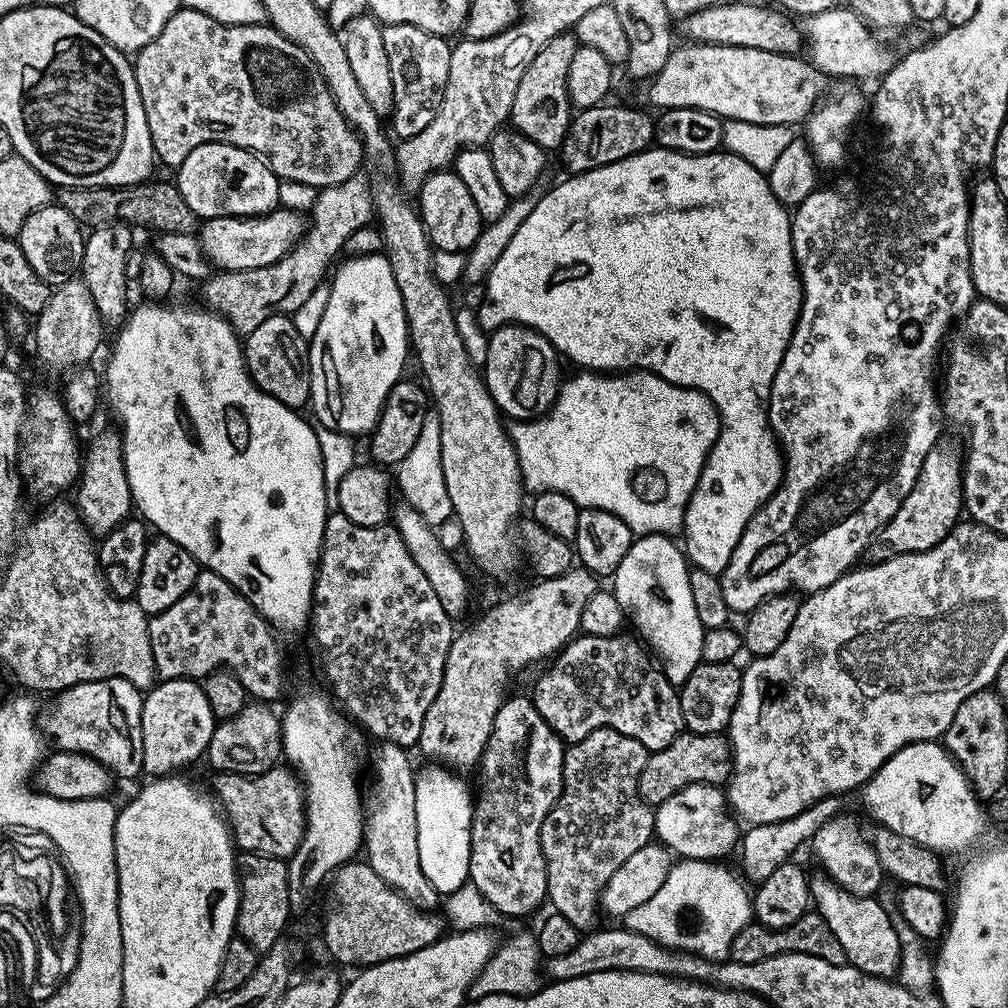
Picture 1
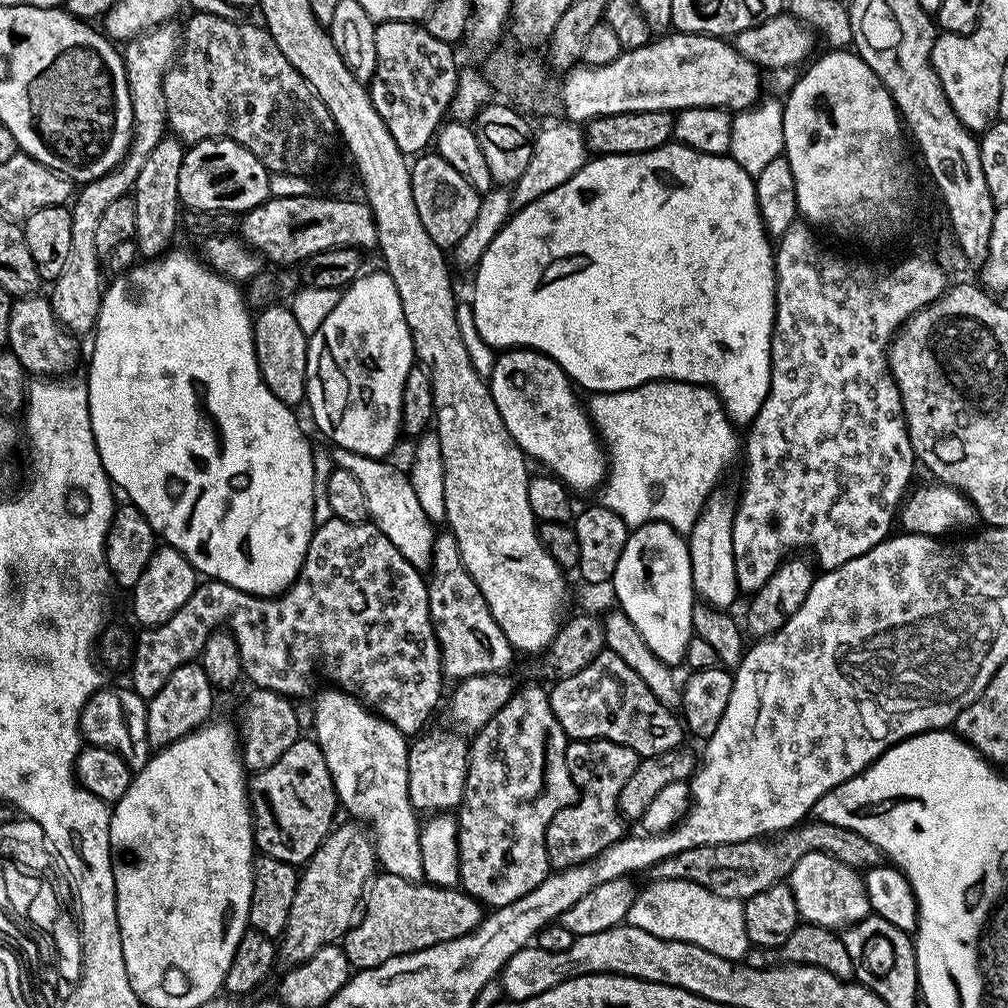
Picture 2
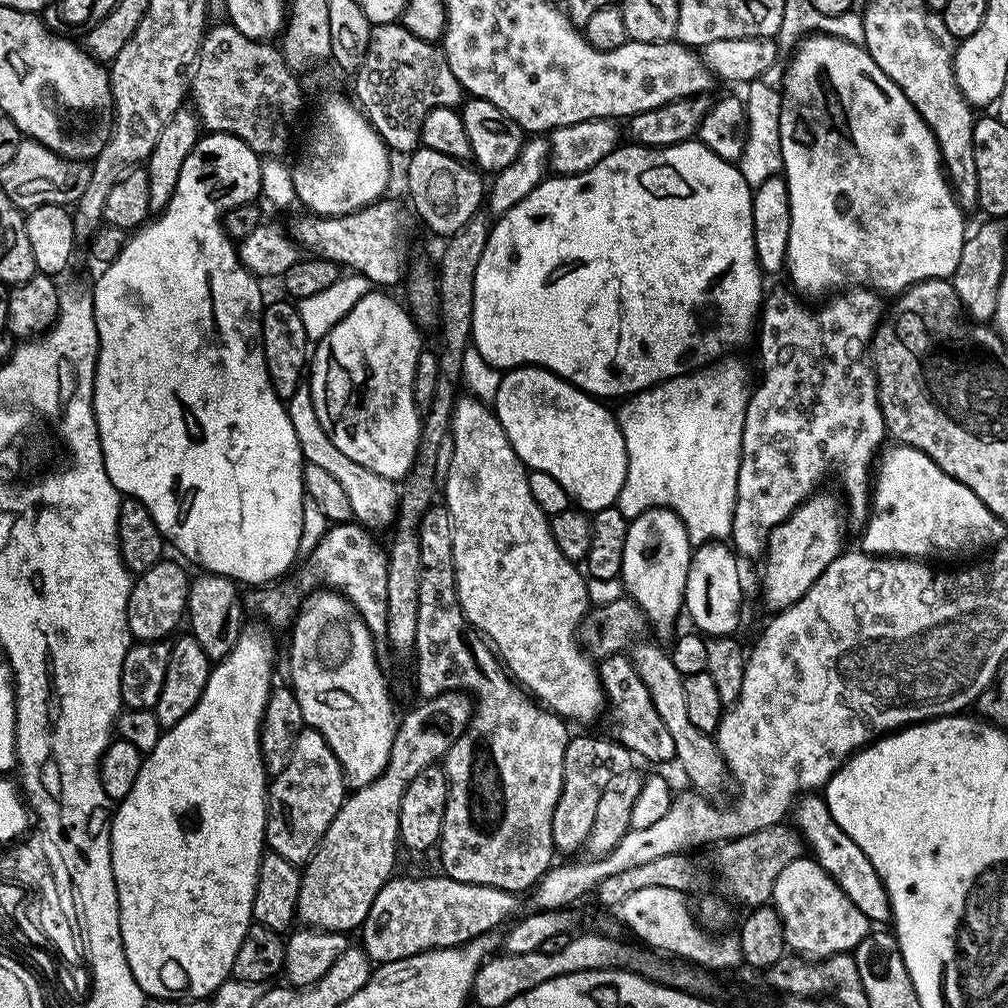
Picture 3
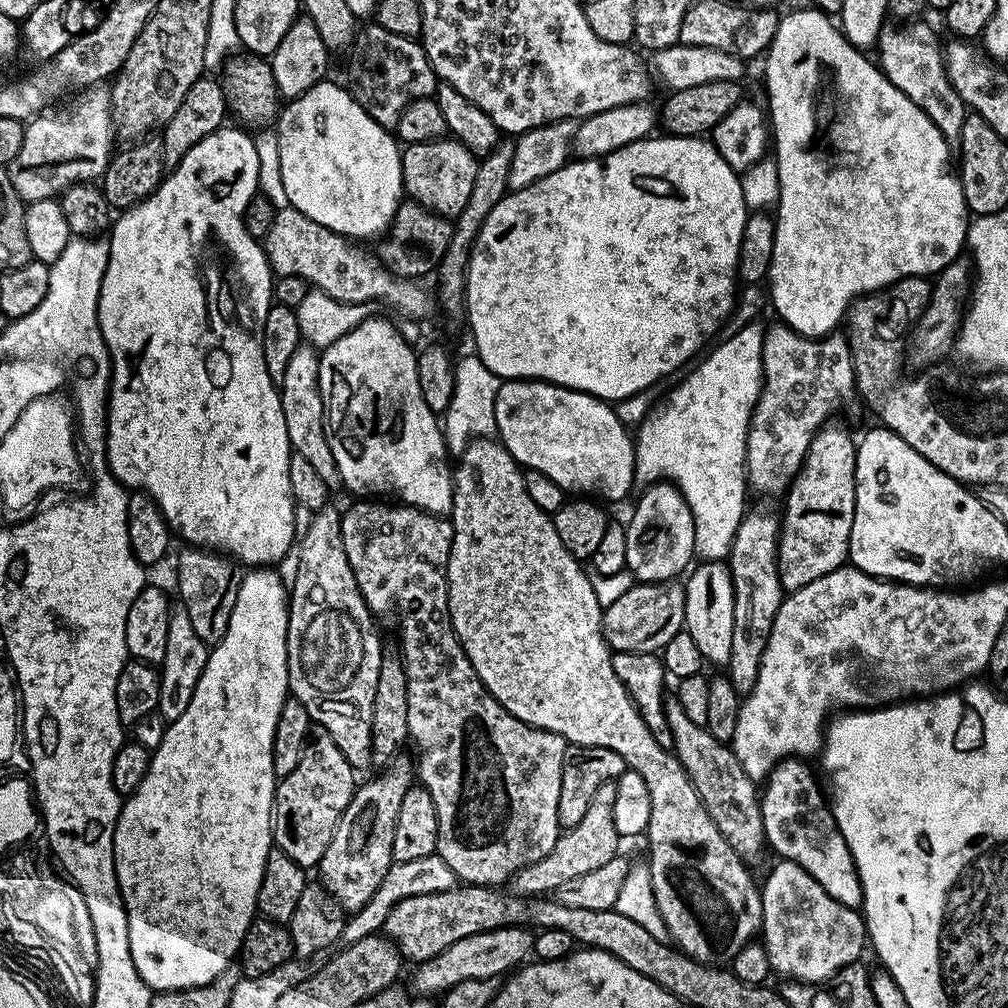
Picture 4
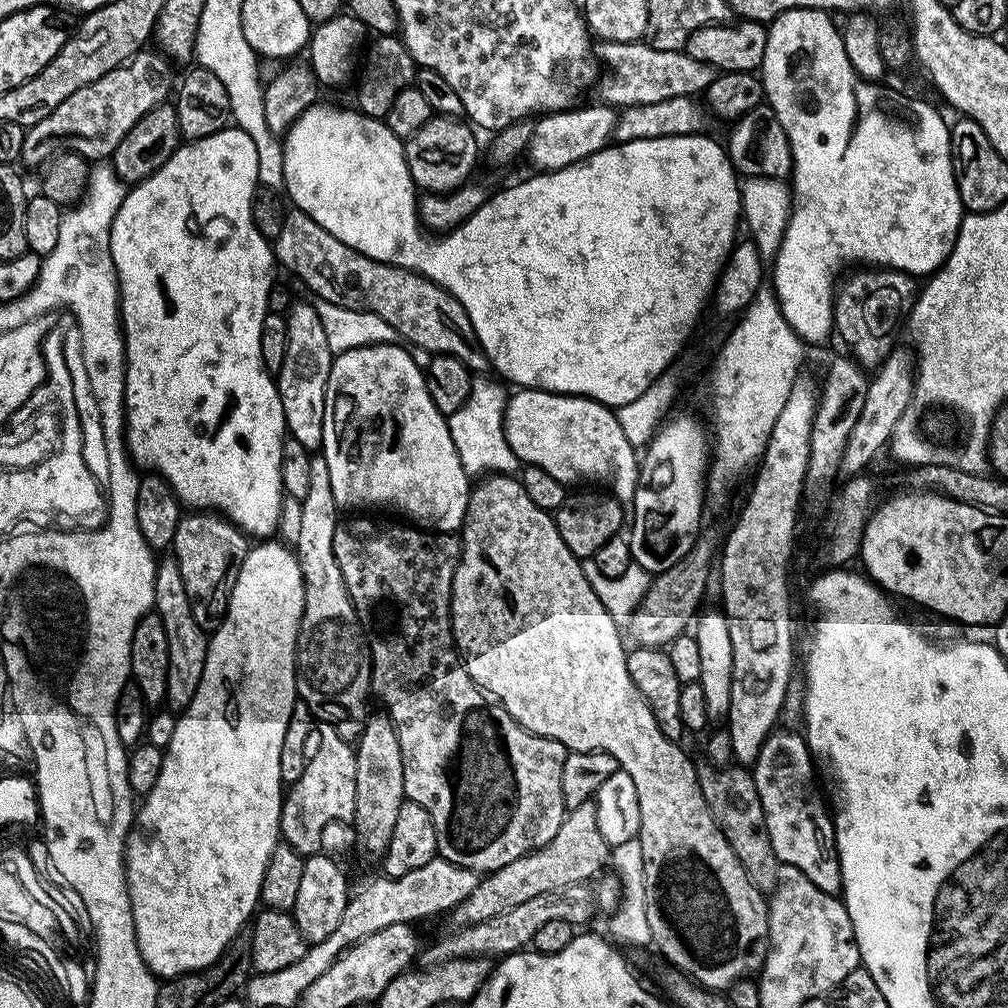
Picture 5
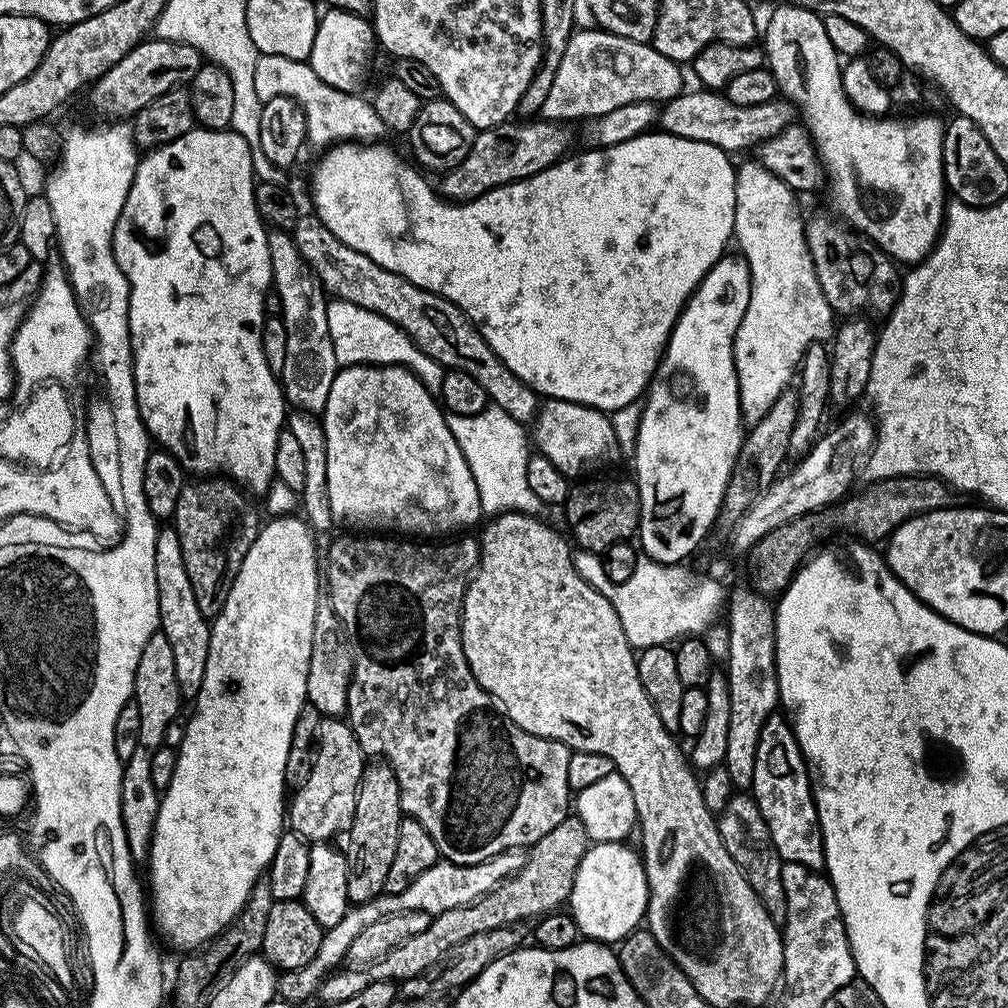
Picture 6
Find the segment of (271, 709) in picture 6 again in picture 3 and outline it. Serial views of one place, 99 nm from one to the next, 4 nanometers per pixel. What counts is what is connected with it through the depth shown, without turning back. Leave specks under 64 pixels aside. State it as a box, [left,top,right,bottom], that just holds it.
[112,627,274,1000]

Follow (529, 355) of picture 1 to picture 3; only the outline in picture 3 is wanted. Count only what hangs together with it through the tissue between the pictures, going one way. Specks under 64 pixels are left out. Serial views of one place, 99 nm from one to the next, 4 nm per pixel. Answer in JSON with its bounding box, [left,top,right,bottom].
[494,366,628,514]

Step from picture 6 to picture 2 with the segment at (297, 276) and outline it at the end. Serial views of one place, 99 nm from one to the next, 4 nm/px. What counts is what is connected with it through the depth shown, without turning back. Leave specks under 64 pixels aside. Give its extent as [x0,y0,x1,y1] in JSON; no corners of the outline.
[334,448,437,570]

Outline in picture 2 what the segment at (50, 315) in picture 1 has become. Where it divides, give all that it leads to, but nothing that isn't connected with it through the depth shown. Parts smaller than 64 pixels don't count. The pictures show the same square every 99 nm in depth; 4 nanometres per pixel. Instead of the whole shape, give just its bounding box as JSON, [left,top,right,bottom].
[50,22,182,334]

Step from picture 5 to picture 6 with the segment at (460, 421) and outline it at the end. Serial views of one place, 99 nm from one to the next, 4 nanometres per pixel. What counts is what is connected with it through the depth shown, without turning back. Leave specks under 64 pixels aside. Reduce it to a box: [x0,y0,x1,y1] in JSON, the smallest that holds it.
[458,406,541,514]

